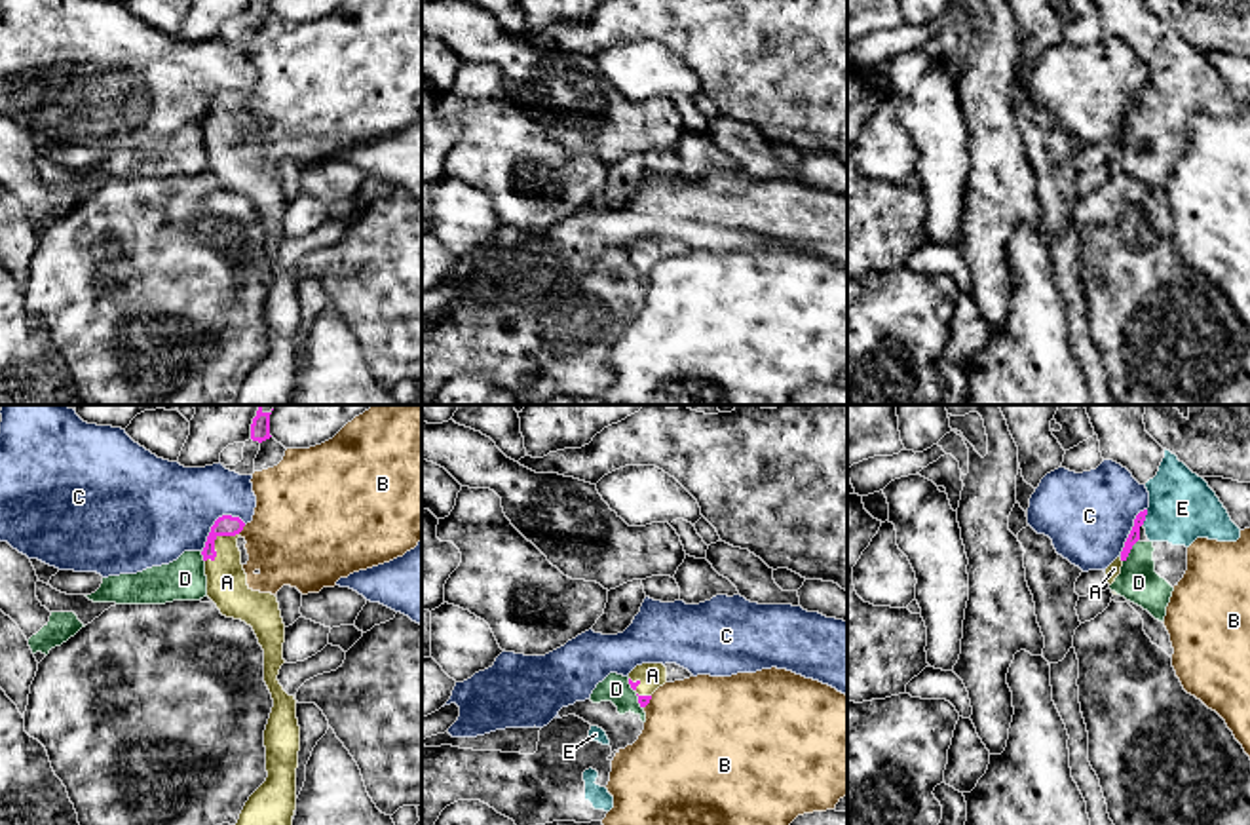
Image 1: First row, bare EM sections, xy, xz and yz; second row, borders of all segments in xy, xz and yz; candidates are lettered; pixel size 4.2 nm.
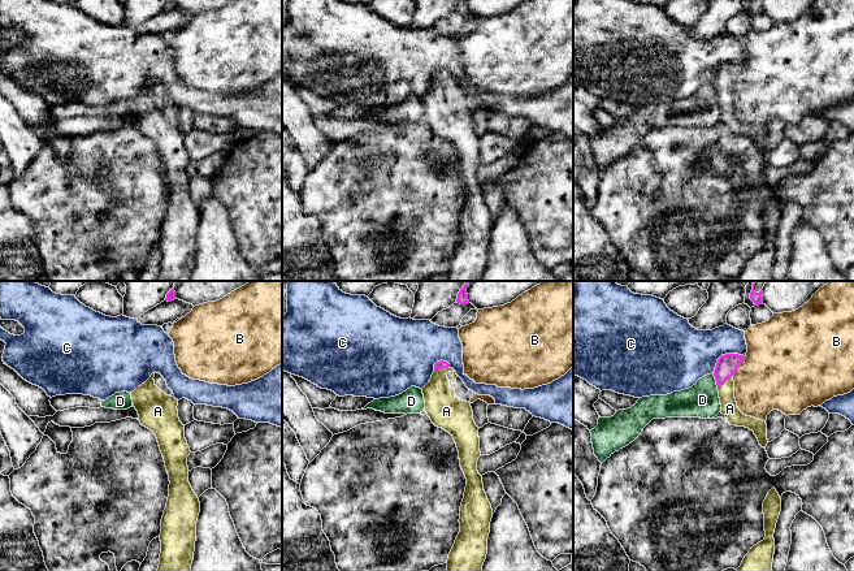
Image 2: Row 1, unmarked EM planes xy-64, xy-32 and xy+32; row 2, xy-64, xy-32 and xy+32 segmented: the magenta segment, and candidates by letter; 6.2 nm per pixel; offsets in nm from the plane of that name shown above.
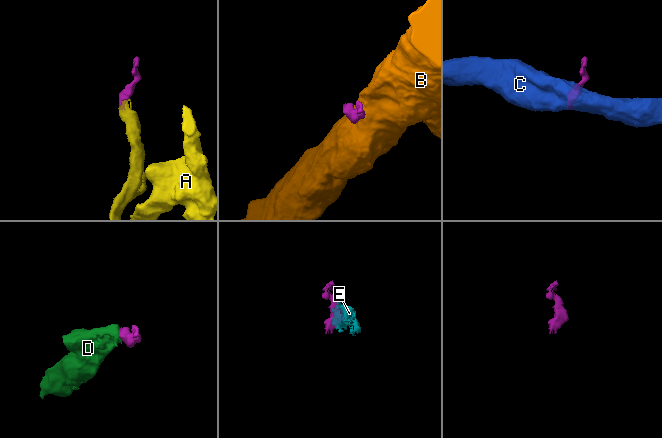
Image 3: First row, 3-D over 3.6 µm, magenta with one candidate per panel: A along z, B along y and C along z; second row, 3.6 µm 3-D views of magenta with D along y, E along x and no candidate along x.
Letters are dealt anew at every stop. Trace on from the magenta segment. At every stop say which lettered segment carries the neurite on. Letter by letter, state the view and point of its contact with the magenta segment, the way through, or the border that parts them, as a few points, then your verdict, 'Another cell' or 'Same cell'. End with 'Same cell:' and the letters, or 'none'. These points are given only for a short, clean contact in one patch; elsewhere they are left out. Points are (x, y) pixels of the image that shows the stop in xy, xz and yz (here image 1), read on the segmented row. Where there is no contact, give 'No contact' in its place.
A: Touches magenta at xy (213, 542). Path across: xy (227, 525), (213, 542), (221, 550), (227, 582). Same cell
B: Touches magenta at xy (242, 529). Another cell
C: Touches magenta at xy (215, 521). Boundary: xy (246, 523), (238, 518), (221, 516), (211, 527), (202, 552). Another cell
D: Touches magenta at yz (1129, 552). Boundary: yz (1136, 540), (1123, 561). Another cell
E: Touches magenta at yz (1144, 518). Boundary: yz (1148, 510), (1142, 523). Another cell
Same cell: A

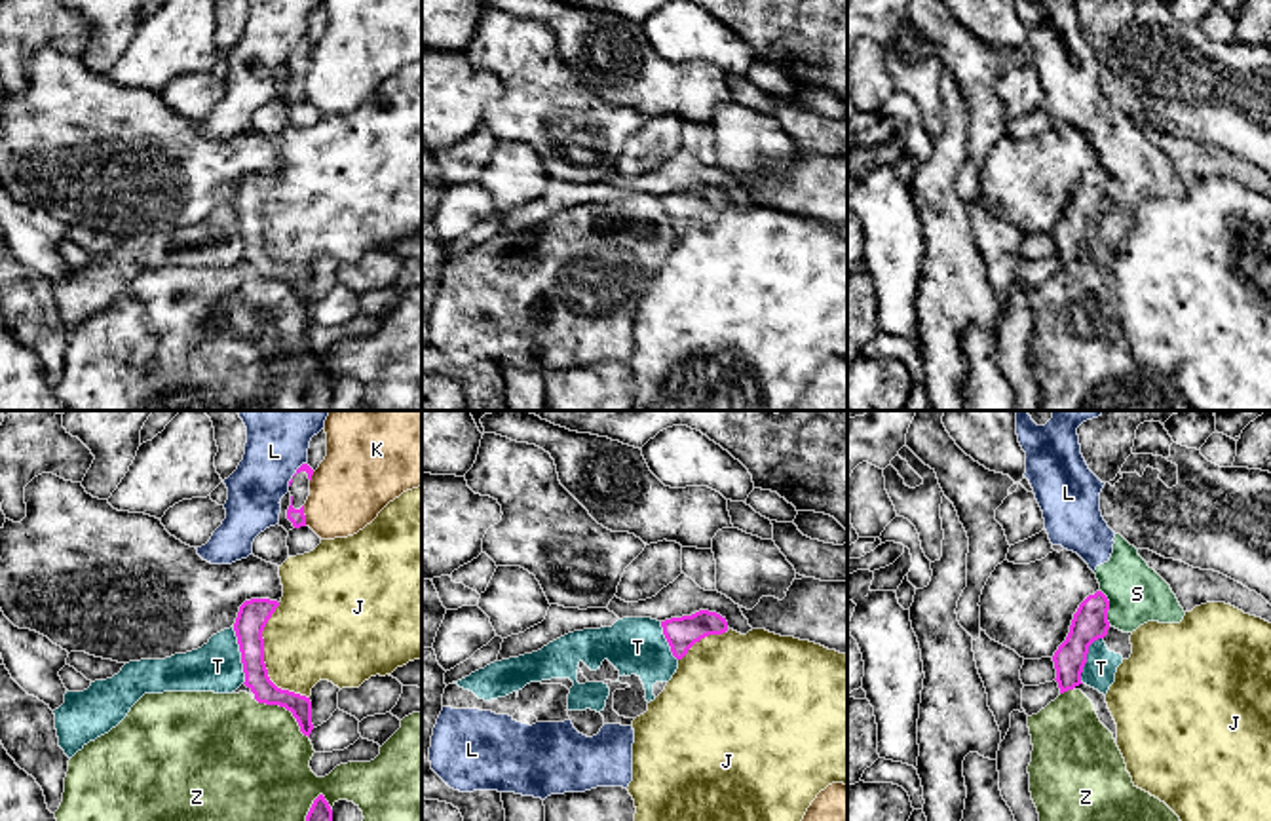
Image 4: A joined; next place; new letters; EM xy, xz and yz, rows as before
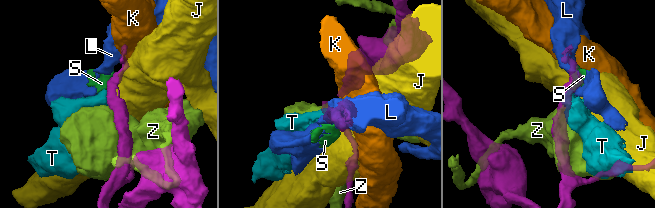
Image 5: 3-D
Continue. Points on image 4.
J: Touches magenta at xy (263, 660). Another cell
K: Touches magenta at xy (304, 515). Boundary: xy (303, 506), (306, 525). Another cell
L: Touches magenta at xy (295, 474). Boundary: xy (304, 462), (287, 485). Another cell
S: Touches magenta at yz (1108, 607). Boundary: yz (1100, 590), (1108, 601), (1110, 624). Another cell
T: Touches magenta at xy (242, 656). Boundary: xy (232, 628), (238, 639), (244, 683). Another cell
Z: Touches magenta at xy (285, 707). Another cell
Same cell: none

